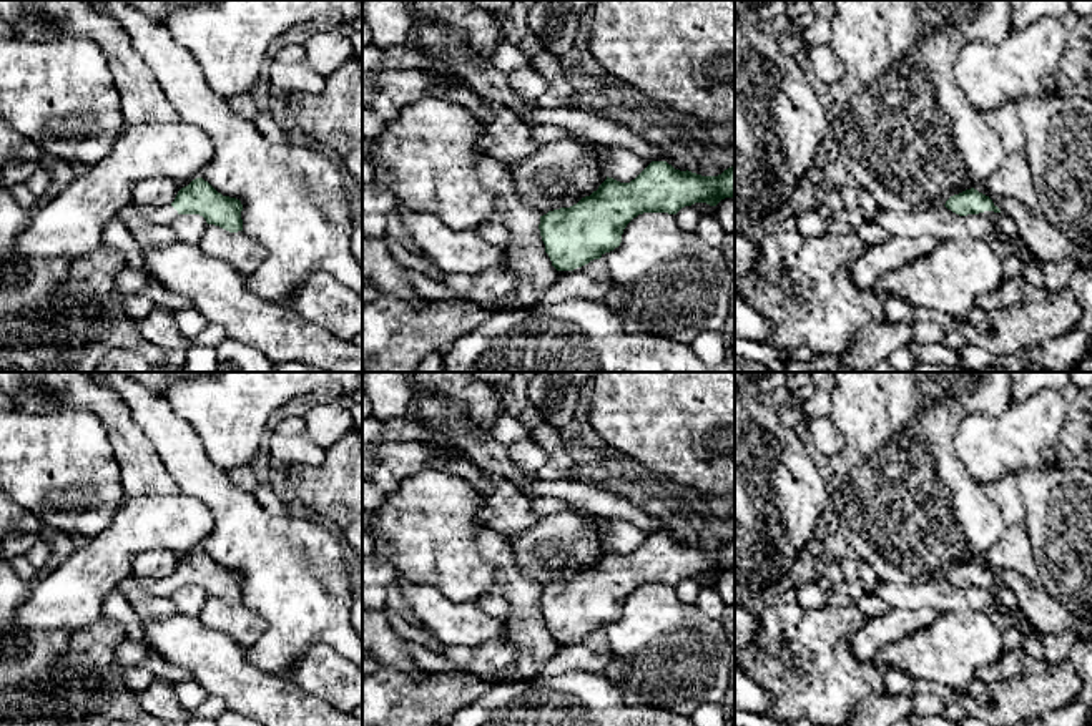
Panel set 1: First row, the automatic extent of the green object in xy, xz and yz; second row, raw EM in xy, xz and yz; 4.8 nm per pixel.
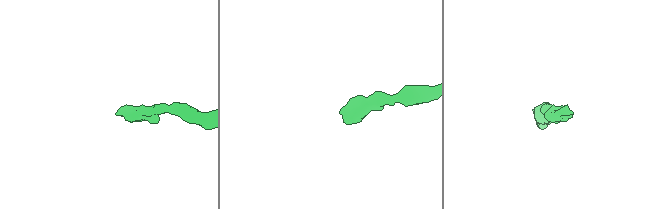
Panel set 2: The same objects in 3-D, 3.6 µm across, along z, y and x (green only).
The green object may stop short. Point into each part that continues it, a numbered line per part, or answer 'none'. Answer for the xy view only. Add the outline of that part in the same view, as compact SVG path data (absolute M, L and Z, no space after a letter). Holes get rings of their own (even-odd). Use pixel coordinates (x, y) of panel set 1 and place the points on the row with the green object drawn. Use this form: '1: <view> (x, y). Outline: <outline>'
1: xy (160, 215). Outline: M143 206L143 214L150 223L155 224L171 224L180 214L170 206Z

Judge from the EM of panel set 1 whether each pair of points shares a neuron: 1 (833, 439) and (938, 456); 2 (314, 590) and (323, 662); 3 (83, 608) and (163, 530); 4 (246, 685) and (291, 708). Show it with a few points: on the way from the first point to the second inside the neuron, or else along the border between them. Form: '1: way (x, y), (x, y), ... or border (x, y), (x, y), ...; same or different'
1: border (828, 417), (843, 441), (843, 447), (831, 457); different
2: border (344, 657), (324, 643), (314, 643), (291, 668); different
3: way (88, 583), (138, 534); same
4: way (258, 695), (280, 705); same

